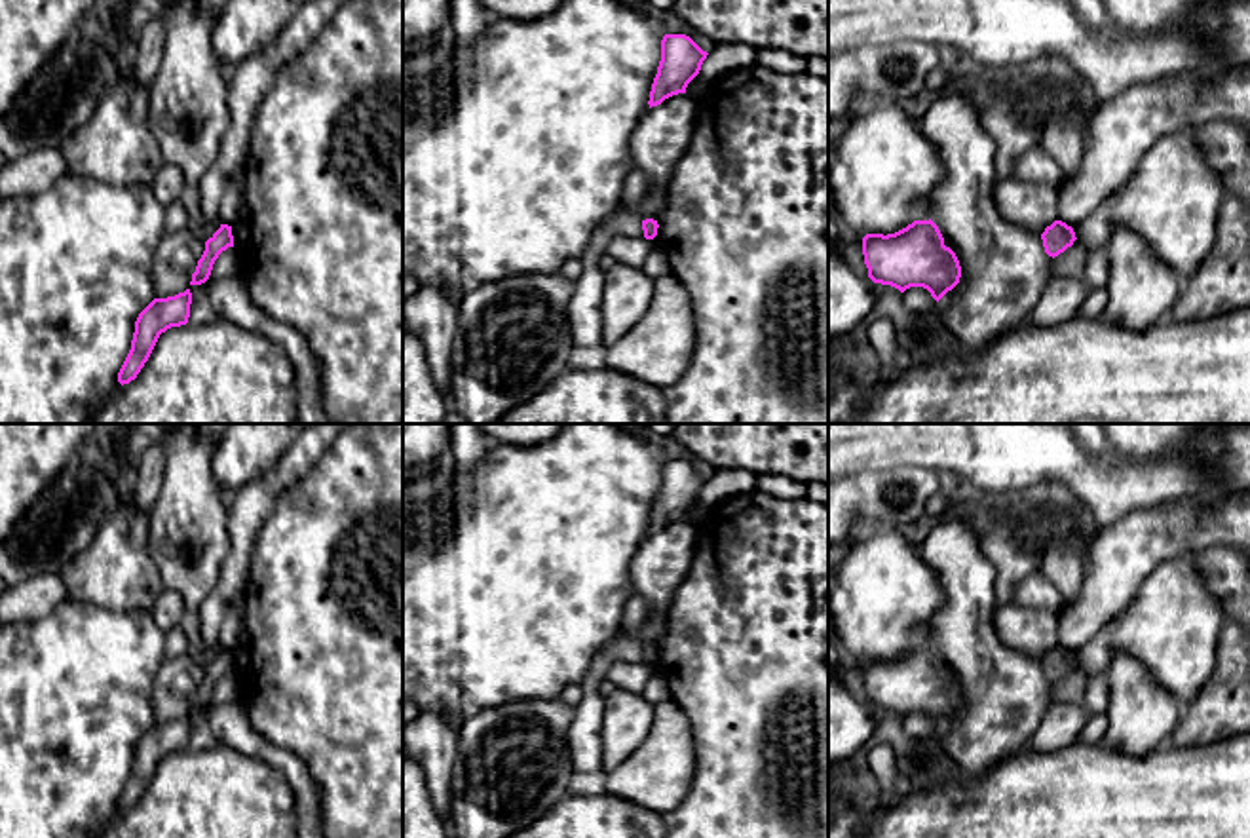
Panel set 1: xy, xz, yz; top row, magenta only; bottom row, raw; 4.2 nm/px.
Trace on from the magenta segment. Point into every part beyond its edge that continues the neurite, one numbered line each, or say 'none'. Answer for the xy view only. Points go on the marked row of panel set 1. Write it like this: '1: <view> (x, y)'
none

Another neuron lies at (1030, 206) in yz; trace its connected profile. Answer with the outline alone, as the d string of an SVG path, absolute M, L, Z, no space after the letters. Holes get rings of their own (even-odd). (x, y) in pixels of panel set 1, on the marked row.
M1011 177L995 182L992 198L1009 222L1032 234L1043 234L1058 220L1058 188L1054 186Z

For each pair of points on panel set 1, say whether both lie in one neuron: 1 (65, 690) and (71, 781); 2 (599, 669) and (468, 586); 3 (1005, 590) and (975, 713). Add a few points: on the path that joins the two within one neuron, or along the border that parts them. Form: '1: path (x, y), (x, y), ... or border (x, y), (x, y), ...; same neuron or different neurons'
1: path (65, 713), (65, 736), (78, 759); same neuron
2: border (603, 647), (580, 685); different neurons
3: border (988, 561), (994, 569), (994, 599), (998, 605); different neurons

